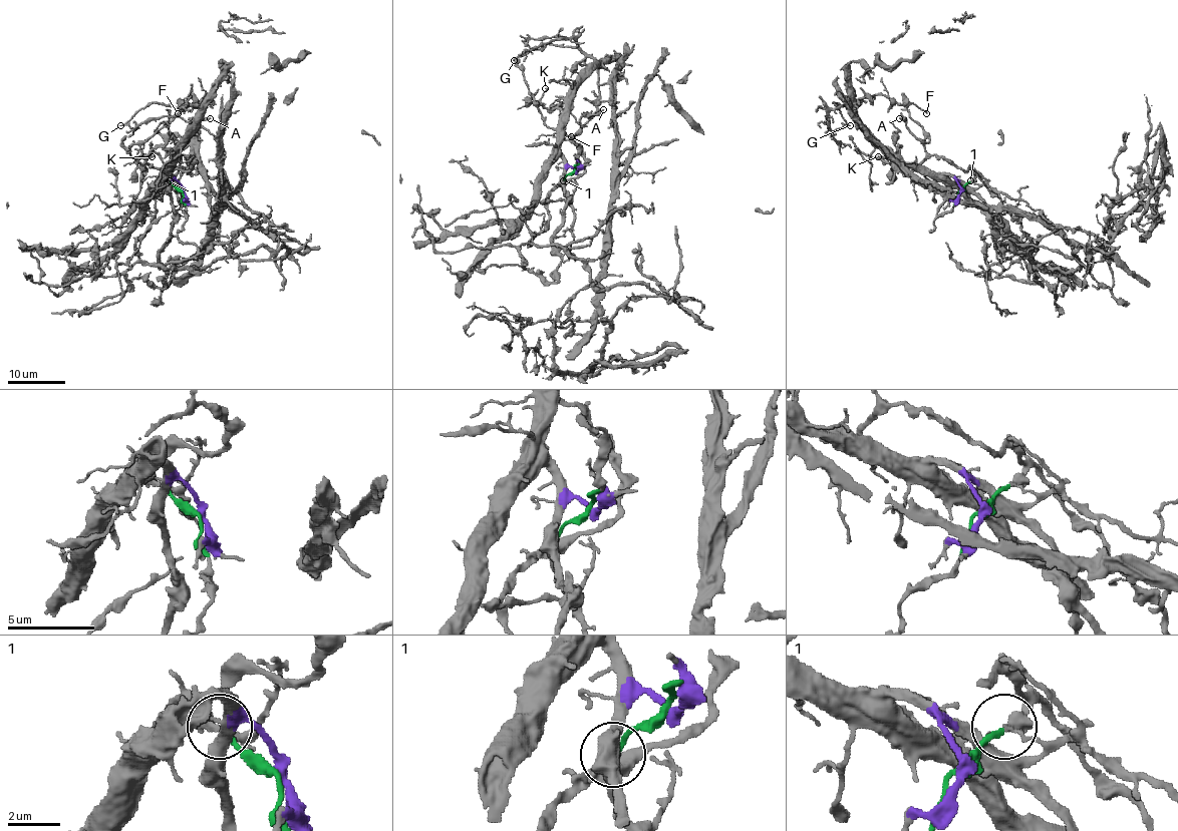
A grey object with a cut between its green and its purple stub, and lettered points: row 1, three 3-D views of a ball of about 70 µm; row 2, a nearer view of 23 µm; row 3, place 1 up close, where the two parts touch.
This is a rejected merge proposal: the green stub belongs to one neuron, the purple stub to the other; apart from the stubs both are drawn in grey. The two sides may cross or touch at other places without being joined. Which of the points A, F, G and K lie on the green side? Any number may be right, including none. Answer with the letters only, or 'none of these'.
A

